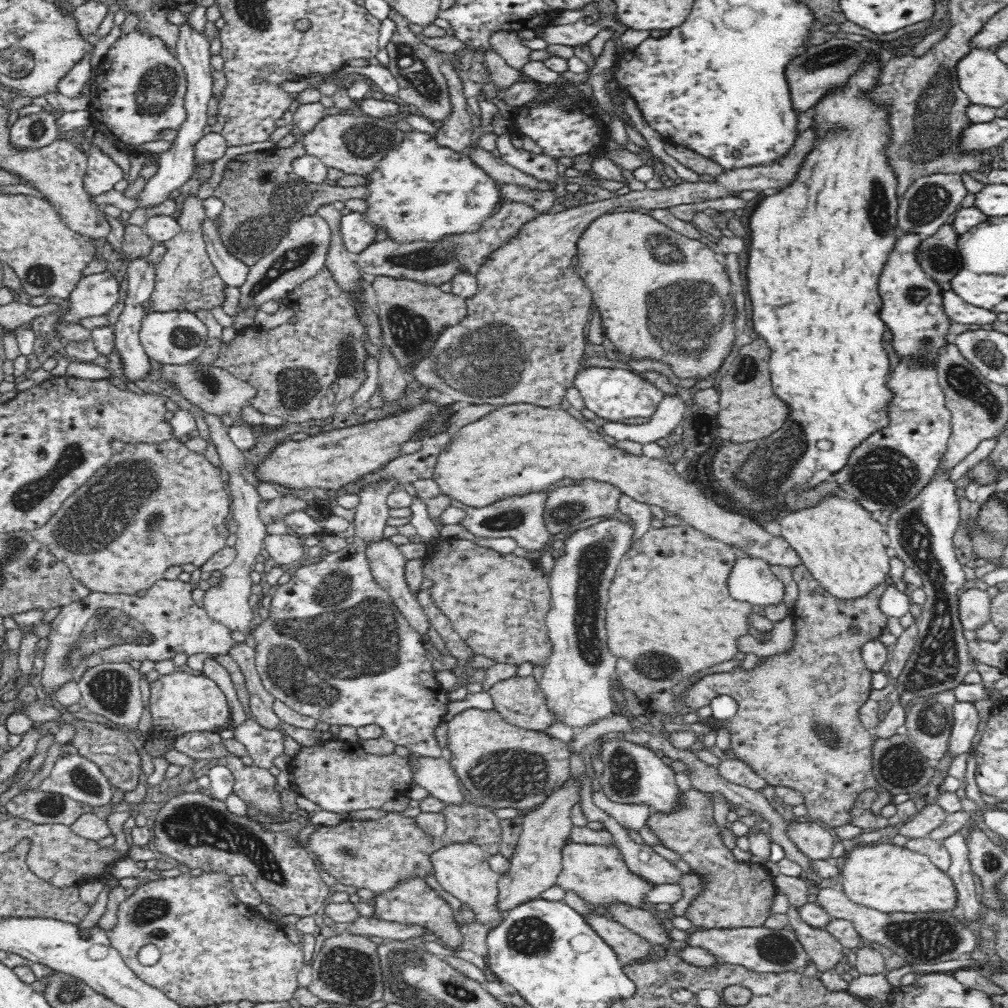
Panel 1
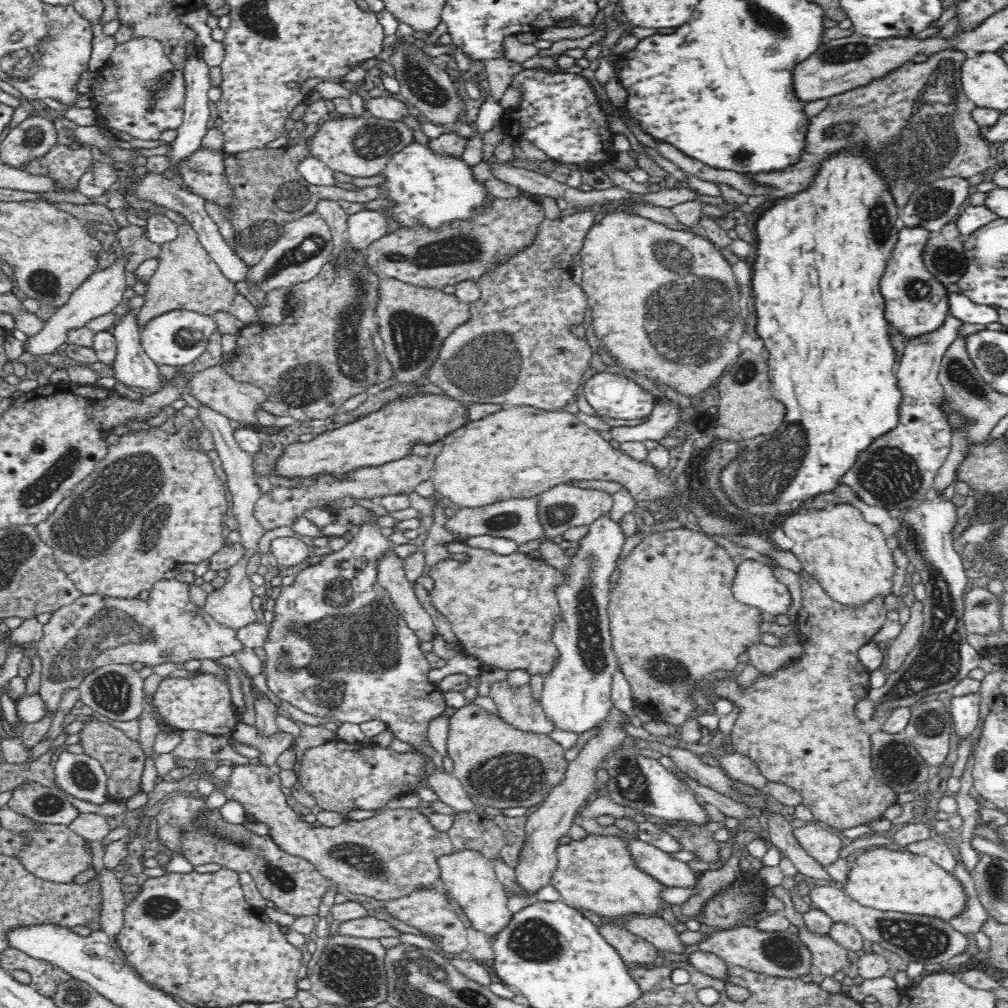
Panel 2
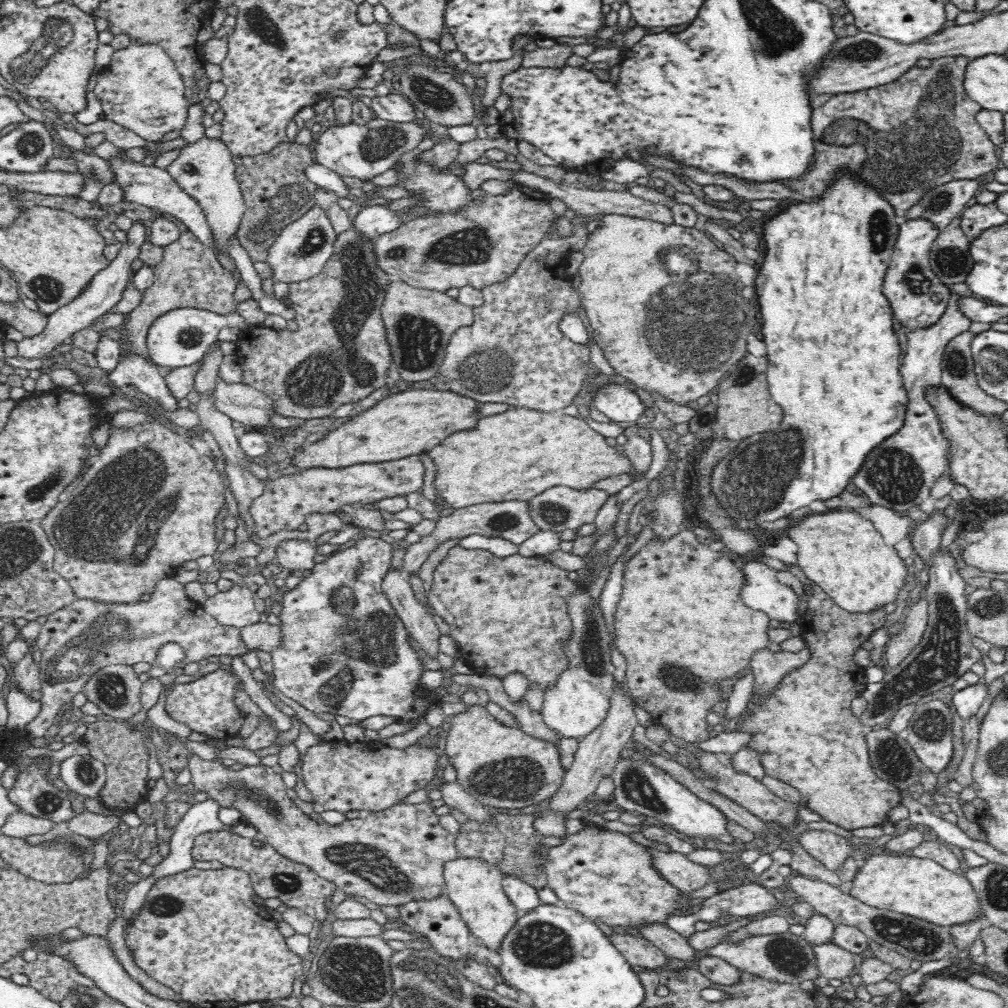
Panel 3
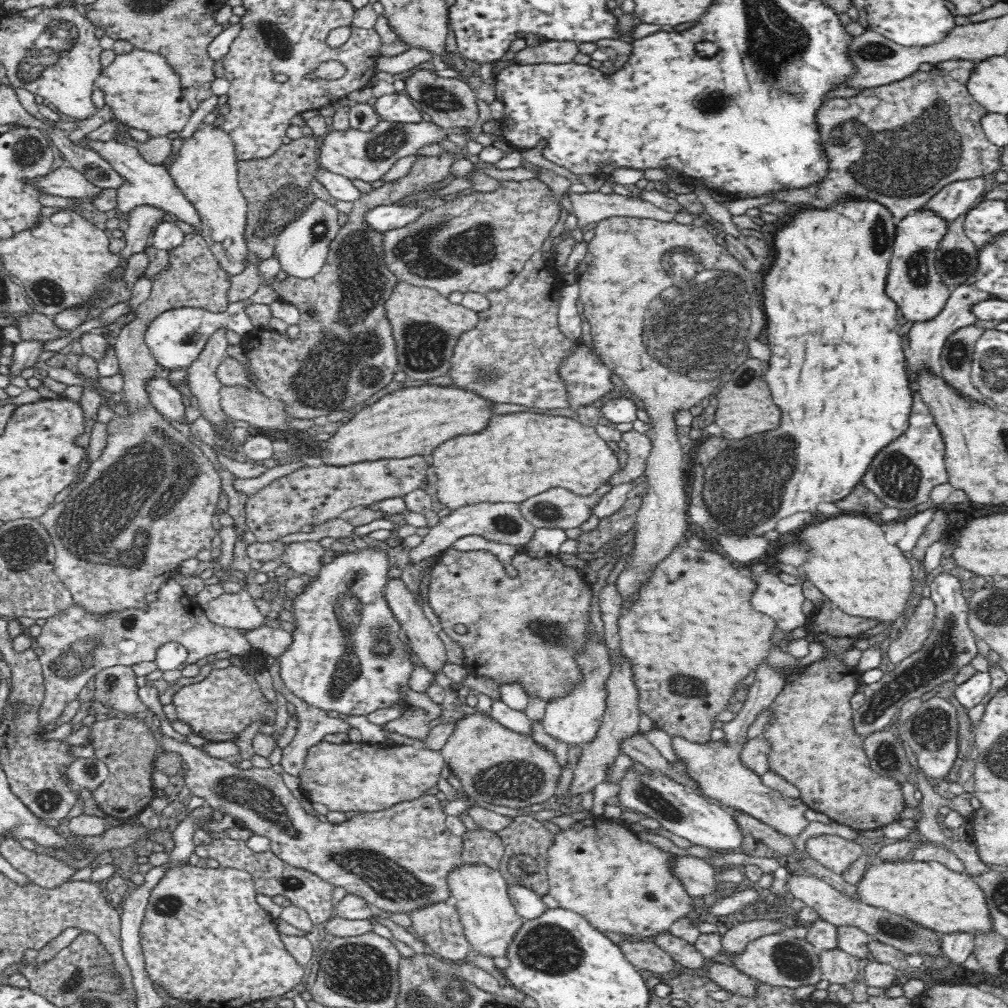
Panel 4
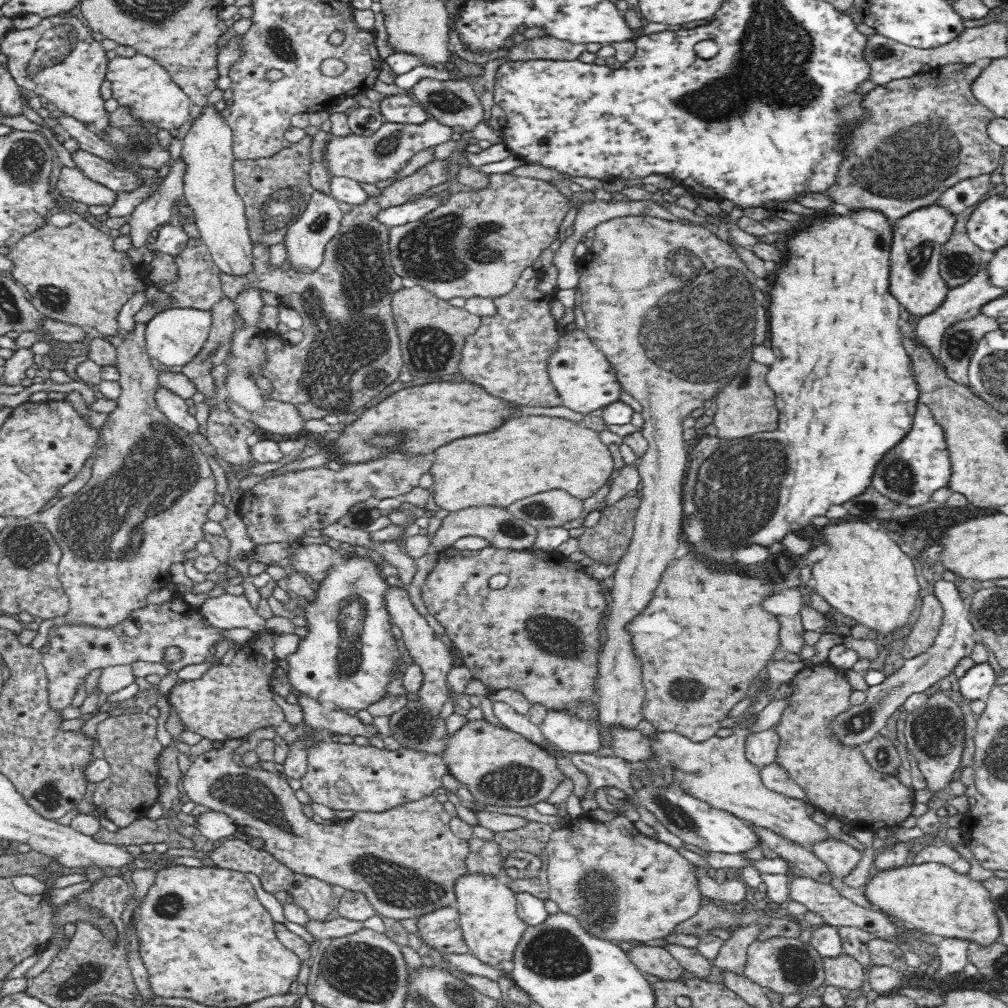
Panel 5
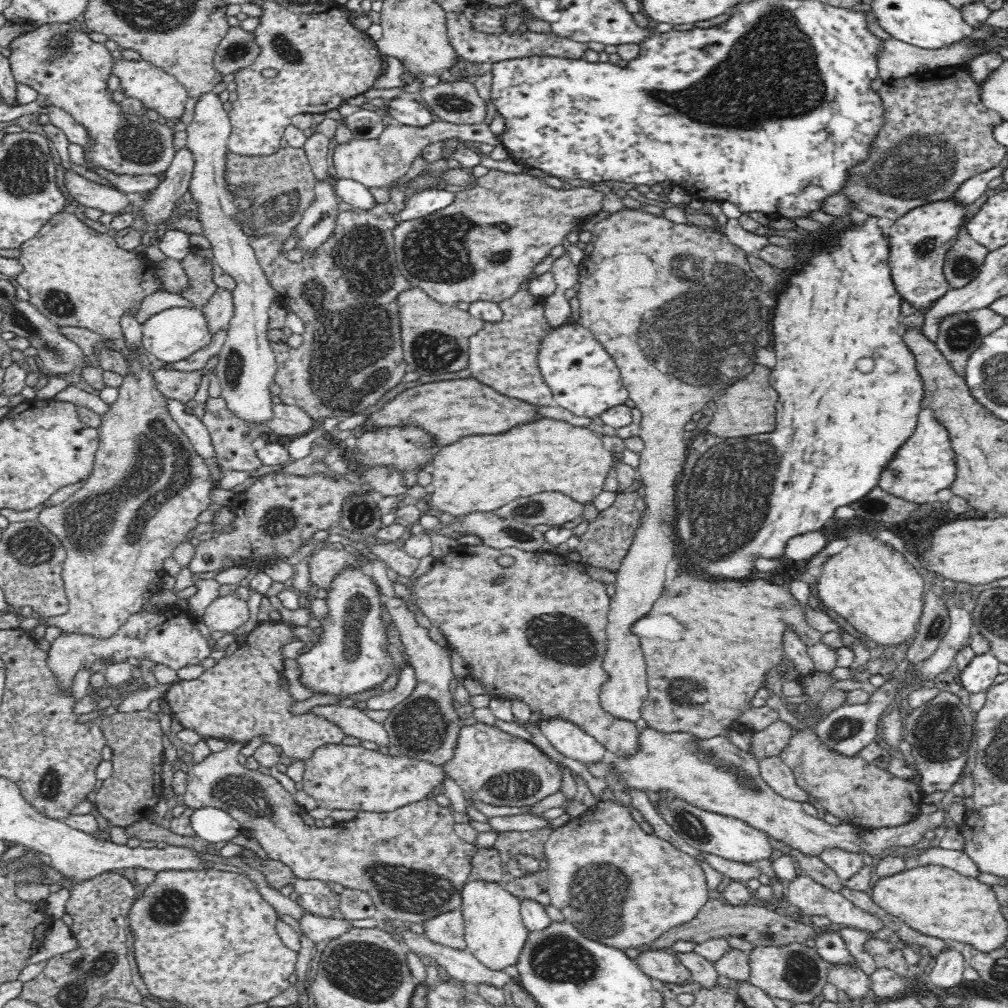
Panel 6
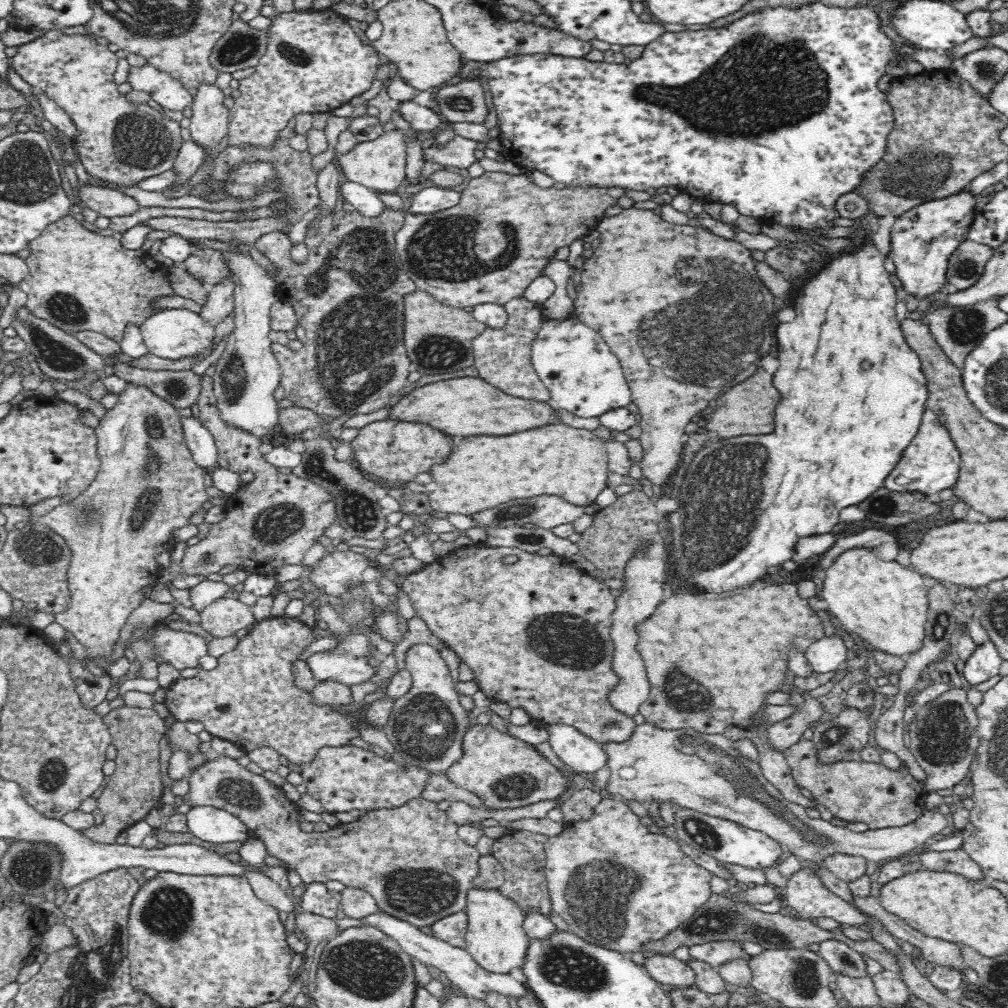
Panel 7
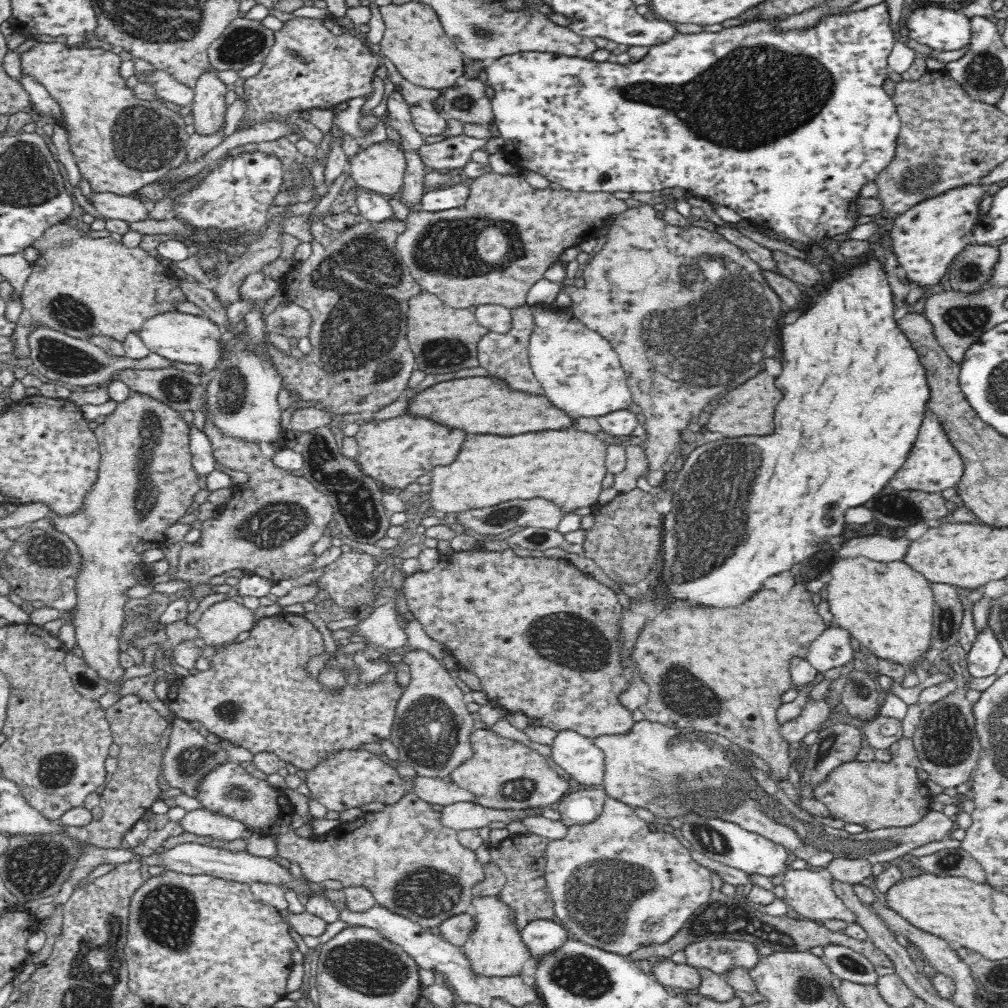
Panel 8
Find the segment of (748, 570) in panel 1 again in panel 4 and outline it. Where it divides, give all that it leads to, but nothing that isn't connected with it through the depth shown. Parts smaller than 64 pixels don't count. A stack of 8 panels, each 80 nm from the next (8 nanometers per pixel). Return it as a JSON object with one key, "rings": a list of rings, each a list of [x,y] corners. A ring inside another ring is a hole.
{"rings":[[[754,563],[750,571],[750,577],[756,583],[750,604],[756,610],[771,616],[782,632],[805,627],[808,615],[802,612],[802,604],[806,598],[802,595],[800,583],[783,583],[777,575],[769,572],[764,563]]]}

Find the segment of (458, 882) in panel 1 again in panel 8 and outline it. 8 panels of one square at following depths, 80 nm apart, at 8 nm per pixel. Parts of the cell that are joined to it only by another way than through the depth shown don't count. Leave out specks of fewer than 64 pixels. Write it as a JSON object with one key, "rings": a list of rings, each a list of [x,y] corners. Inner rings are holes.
{"rings":[[[476,894],[470,903],[476,911],[473,916],[475,924],[461,949],[471,962],[471,969],[483,976],[512,976],[519,973],[531,954],[516,925],[516,911],[508,907],[500,895]]]}

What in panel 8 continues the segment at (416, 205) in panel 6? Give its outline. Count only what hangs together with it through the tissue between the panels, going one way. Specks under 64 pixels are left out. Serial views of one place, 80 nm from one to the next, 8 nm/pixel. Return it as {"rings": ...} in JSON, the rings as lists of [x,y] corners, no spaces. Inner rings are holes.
{"rings":[[[468,181],[467,183],[458,183],[451,187],[442,187],[437,189],[427,189],[420,198],[420,211],[441,211],[448,210],[449,208],[456,208],[464,204],[468,194]]]}

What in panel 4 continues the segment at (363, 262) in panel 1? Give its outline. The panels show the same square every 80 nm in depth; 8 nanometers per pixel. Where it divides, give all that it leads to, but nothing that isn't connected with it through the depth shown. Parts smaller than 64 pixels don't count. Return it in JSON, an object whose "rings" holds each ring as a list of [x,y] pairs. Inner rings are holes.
{"rings":[[[538,178],[521,181],[501,181],[501,187],[495,191],[482,192],[472,190],[470,192],[461,193],[452,197],[442,206],[438,206],[432,210],[425,210],[422,214],[417,216],[416,220],[410,222],[410,224],[406,226],[383,232],[382,249],[384,249],[384,263],[386,263],[388,270],[397,276],[399,281],[410,283],[412,286],[433,289],[444,296],[448,296],[452,292],[474,292],[484,295],[488,292],[504,288],[504,286],[524,268],[524,264],[528,258],[530,258],[536,250],[540,250],[542,244],[546,242],[550,230],[552,230],[554,224],[558,222],[558,214],[560,214],[560,206],[556,203],[552,190]]]}

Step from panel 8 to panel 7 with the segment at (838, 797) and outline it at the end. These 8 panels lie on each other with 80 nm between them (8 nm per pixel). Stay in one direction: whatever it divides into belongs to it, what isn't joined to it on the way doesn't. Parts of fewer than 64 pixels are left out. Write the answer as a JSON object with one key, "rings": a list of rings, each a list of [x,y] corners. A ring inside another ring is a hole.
{"rings":[[[813,739],[796,740],[792,746],[782,751],[793,778],[798,787],[810,791],[816,801],[828,809],[834,818],[847,823],[861,822],[868,825],[869,830],[879,827],[900,827],[915,822],[925,812],[925,802],[928,793],[923,788],[923,782],[918,782],[904,767],[900,772],[892,772],[883,763],[871,763],[857,757],[852,760],[838,760],[838,762],[821,762],[817,757],[816,743]]]}

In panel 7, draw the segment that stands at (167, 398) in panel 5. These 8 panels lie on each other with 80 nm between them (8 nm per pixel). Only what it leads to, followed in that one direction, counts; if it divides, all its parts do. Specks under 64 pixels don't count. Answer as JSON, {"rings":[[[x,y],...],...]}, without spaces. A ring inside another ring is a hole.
{"rings":[[[192,416],[180,420],[188,449],[194,460],[202,468],[217,467],[218,448],[212,434],[202,425],[199,419]]]}

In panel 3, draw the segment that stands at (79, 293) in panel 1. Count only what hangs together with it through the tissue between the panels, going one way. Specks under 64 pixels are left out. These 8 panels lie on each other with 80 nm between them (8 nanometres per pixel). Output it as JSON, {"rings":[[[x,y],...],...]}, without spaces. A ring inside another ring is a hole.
{"rings":[[[135,222],[132,228],[127,231],[127,243],[120,247],[116,258],[111,260],[106,268],[98,270],[92,277],[92,280],[90,280],[90,284],[86,286],[86,289],[76,295],[66,306],[62,306],[53,314],[47,315],[47,326],[41,334],[25,337],[21,342],[18,342],[18,353],[20,353],[20,357],[44,359],[49,353],[62,345],[65,339],[72,337],[76,332],[84,328],[90,327],[91,323],[97,318],[114,309],[123,298],[123,293],[128,285],[128,278],[130,278],[130,265],[138,258],[141,245],[145,242],[146,236],[148,236],[146,234],[146,227]]]}

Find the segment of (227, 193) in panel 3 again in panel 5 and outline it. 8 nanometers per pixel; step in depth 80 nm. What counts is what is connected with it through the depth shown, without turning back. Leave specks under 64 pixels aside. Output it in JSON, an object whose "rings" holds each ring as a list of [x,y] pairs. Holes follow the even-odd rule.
{"rings":[[[214,106],[206,107],[191,124],[182,142],[182,192],[195,214],[200,238],[210,251],[215,266],[222,273],[242,276],[252,270],[253,246],[245,215],[245,201],[235,187],[235,160],[232,129]]]}

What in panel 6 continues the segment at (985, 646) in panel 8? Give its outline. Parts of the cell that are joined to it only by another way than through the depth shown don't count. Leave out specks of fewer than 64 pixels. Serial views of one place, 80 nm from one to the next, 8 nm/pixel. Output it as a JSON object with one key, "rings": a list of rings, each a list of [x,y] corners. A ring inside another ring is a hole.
{"rings":[[[992,652],[976,655],[970,663],[961,670],[958,680],[968,694],[987,692],[994,678],[999,674],[999,662]]]}

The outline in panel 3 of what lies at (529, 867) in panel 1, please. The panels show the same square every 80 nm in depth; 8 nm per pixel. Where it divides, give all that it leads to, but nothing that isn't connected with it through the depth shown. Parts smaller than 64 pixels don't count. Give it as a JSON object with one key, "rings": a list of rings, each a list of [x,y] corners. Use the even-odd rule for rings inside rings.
{"rings":[[[614,687],[606,718],[590,734],[579,740],[574,760],[563,776],[562,785],[549,799],[548,806],[540,812],[540,816],[534,817],[533,820],[534,831],[541,838],[541,842],[535,845],[535,860],[537,860],[536,867],[538,870],[545,870],[548,854],[550,854],[550,847],[544,845],[544,840],[567,835],[565,821],[570,819],[570,812],[582,807],[584,802],[596,793],[600,780],[604,776],[612,775],[616,758],[625,753],[632,743],[632,730],[638,724],[632,711],[635,705],[632,694],[624,695],[622,689]]]}

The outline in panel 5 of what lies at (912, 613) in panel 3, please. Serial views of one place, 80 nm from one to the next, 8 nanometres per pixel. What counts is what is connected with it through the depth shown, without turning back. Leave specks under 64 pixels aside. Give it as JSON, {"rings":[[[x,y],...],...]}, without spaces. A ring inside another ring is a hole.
{"rings":[[[929,591],[922,594],[921,600],[918,618],[912,624],[910,634],[896,644],[901,647],[898,655],[902,656],[904,660],[922,654],[932,643],[934,636],[938,634],[938,628],[942,622],[940,601],[934,598],[934,595]]]}

